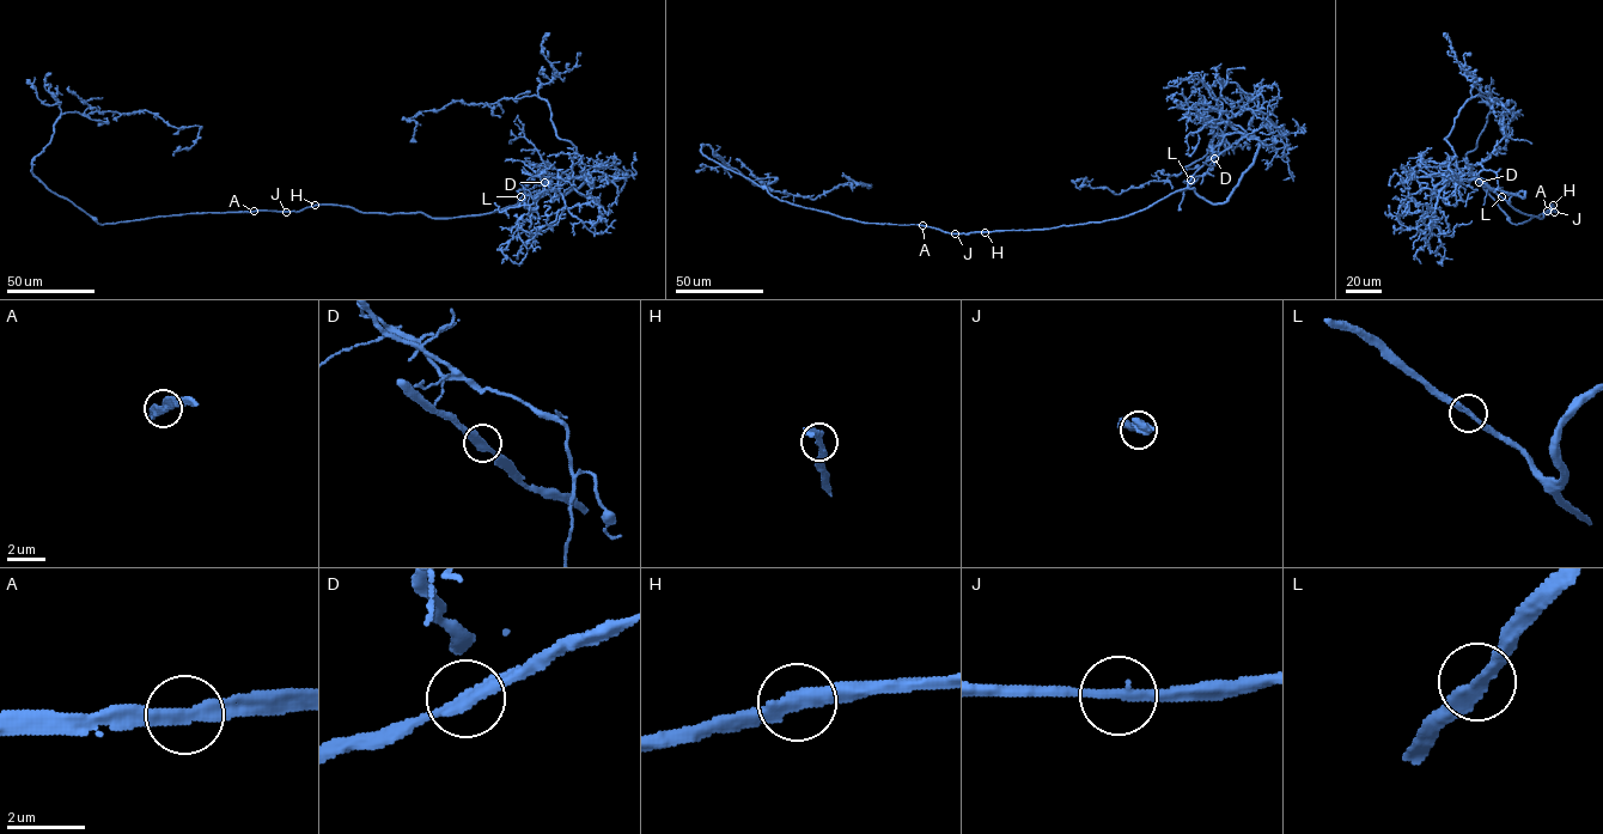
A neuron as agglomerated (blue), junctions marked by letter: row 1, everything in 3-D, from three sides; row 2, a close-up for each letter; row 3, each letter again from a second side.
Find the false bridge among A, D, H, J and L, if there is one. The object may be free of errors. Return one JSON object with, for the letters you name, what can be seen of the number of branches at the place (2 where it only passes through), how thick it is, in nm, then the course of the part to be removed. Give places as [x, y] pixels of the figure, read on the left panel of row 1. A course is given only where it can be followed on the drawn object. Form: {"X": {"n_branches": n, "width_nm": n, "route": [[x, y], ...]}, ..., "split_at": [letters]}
{"split_at": []}

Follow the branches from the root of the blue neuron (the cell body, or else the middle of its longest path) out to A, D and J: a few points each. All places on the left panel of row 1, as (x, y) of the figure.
A: (312, 206), (296, 212), (254, 211)
D: (312, 206), (420, 212), (433, 218), (477, 215), (514, 206), (528, 190), (544, 182)
J: (312, 206), (286, 212)

